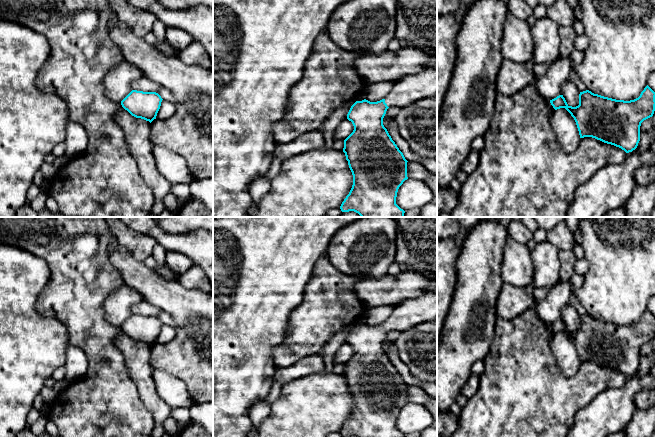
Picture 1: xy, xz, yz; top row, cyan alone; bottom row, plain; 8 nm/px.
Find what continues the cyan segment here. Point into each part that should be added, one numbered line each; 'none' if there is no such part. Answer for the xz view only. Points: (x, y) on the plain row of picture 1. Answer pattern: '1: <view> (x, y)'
1: xz (413, 312)

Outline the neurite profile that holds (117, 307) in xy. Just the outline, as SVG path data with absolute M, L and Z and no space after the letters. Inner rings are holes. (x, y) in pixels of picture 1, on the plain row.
M122 285L113 292L104 302L105 320L117 327L132 315L132 307L145 300L144 296L129 286Z

